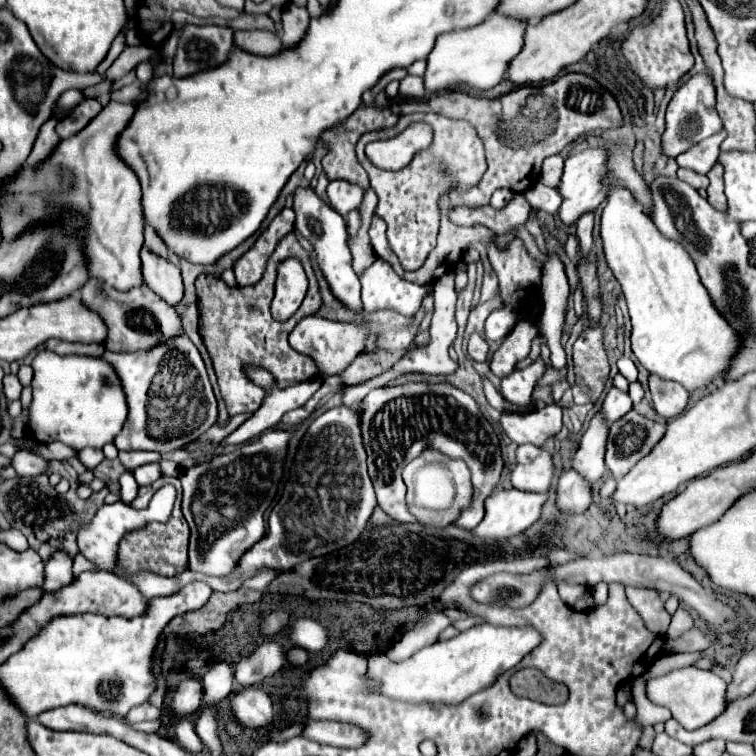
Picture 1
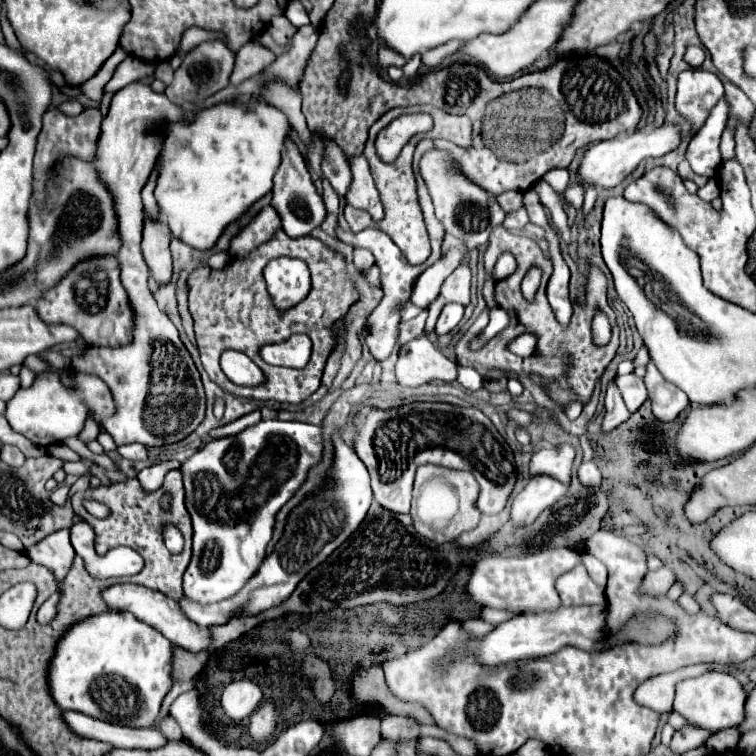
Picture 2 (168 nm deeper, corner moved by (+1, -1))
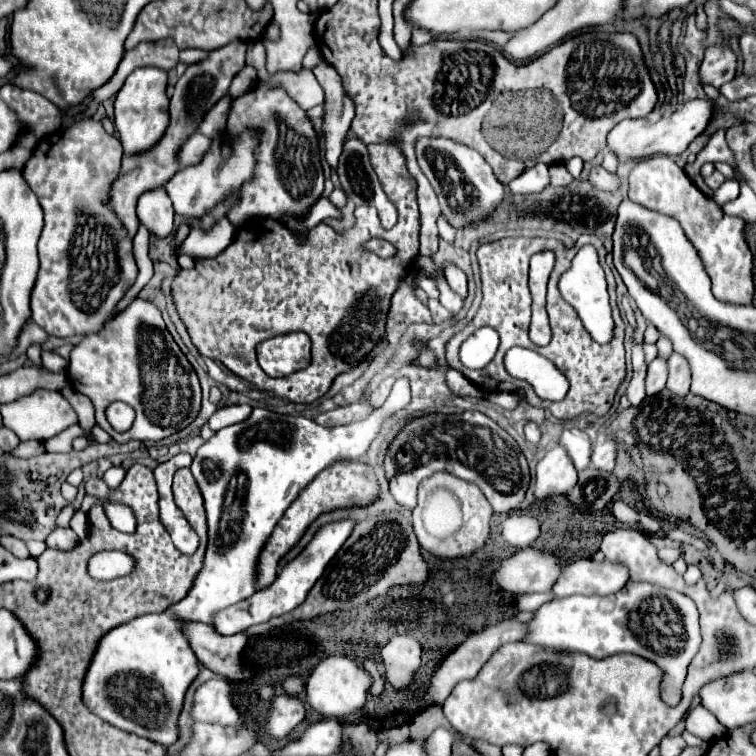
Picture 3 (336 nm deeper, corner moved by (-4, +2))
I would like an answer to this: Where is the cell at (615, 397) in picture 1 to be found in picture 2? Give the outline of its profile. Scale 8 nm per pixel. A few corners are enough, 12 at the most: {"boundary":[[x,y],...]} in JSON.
{"boundary":[[616,377],[626,407],[632,413],[648,399],[644,379]]}

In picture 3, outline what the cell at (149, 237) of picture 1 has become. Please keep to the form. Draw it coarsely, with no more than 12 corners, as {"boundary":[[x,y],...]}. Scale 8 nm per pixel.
{"boundary":[[199,132],[177,152],[179,164],[199,162],[211,144]]}

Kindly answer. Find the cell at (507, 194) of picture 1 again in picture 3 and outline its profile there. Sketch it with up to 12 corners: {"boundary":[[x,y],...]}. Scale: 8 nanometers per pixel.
{"boundary":[[547,166],[525,170],[509,182],[513,194],[539,194],[549,184]]}

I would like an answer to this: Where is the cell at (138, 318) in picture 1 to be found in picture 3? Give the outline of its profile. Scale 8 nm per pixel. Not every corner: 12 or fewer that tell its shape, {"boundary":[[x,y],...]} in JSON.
{"boundary":[[93,118],[23,166],[45,212],[31,318],[97,334],[137,276]]}

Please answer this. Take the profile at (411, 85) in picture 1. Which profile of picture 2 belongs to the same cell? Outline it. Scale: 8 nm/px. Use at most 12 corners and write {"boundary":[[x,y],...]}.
{"boundary":[[420,53],[412,55],[402,67],[406,79],[414,79],[420,67]]}

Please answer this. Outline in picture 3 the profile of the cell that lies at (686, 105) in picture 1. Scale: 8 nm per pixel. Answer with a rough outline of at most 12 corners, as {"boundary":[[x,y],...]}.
{"boundary":[[727,44],[707,48],[699,68],[703,86],[733,80],[737,56]]}

